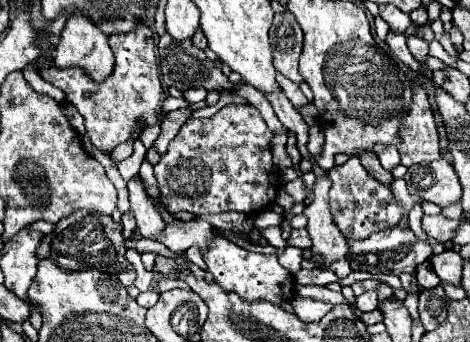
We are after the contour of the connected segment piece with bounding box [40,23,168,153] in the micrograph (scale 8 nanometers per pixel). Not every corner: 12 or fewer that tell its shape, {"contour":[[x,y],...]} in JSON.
{"contour":[[152,31],[110,37],[102,85],[74,67],[40,75],[66,93],[104,153],[162,123]]}

